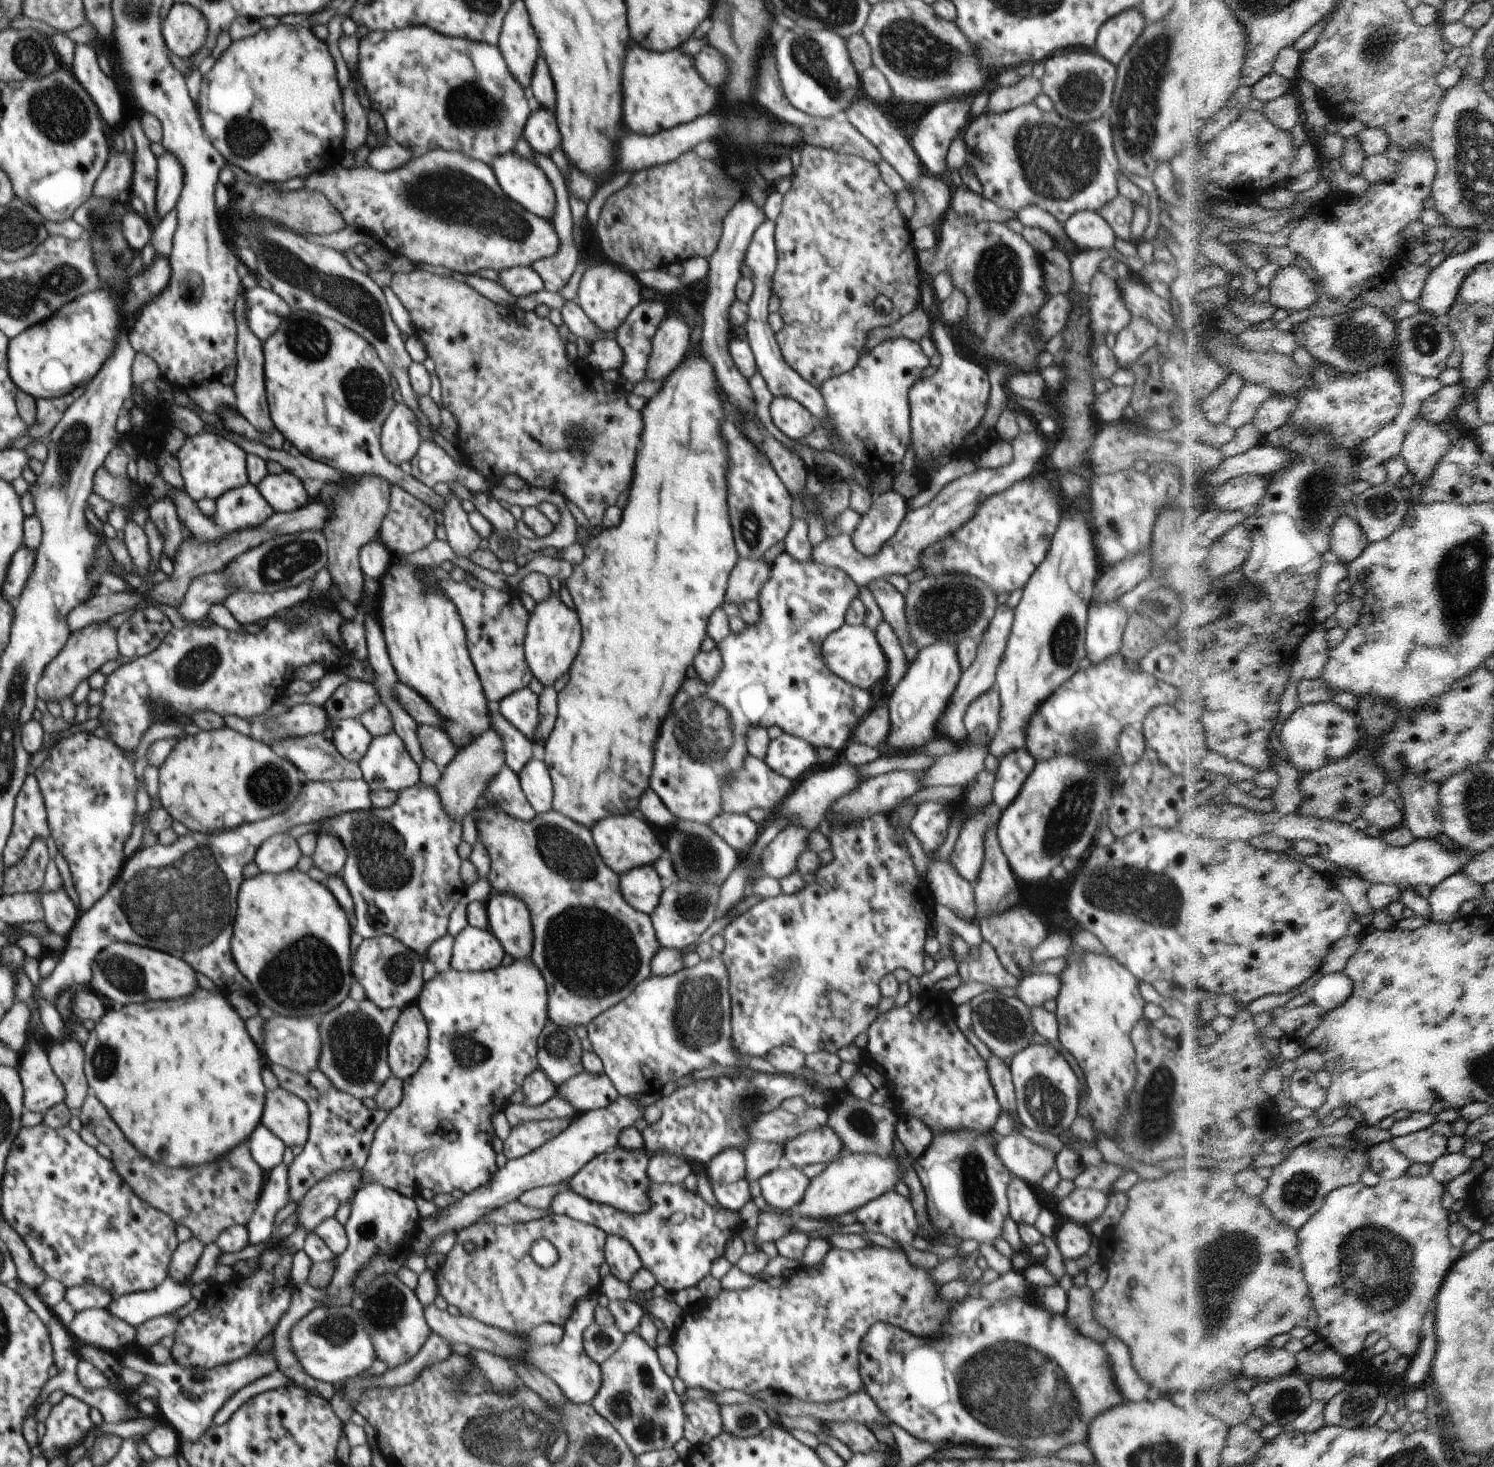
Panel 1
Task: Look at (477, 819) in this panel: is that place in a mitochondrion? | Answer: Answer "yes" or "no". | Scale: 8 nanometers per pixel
no

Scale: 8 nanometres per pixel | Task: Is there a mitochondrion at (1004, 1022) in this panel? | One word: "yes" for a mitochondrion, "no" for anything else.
yes

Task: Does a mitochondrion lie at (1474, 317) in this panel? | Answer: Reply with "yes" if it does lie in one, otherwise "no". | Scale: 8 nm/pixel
no

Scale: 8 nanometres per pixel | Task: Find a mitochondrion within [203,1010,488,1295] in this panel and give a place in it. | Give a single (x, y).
(367, 1231)

